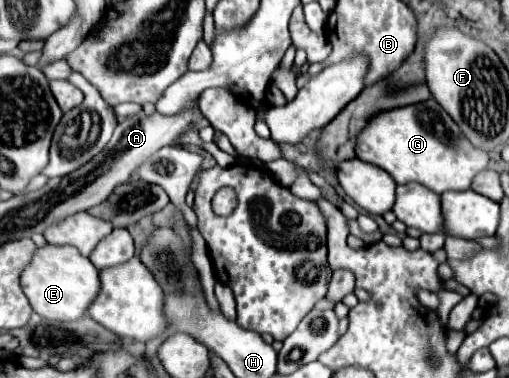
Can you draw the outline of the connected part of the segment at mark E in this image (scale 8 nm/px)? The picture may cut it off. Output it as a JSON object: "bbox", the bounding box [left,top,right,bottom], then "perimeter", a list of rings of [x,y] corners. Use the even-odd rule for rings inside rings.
{"bbox":[20,245,100,321],"perimeter":[[[46,245],[46,247],[38,249],[32,263],[24,269],[20,283],[22,283],[22,289],[24,289],[30,305],[34,307],[34,311],[40,317],[50,319],[50,321],[82,319],[86,315],[90,303],[100,293],[98,269],[92,265],[92,261],[88,257],[80,255],[80,251],[76,251],[76,247],[72,247],[72,245],[64,245],[64,247]]]}

